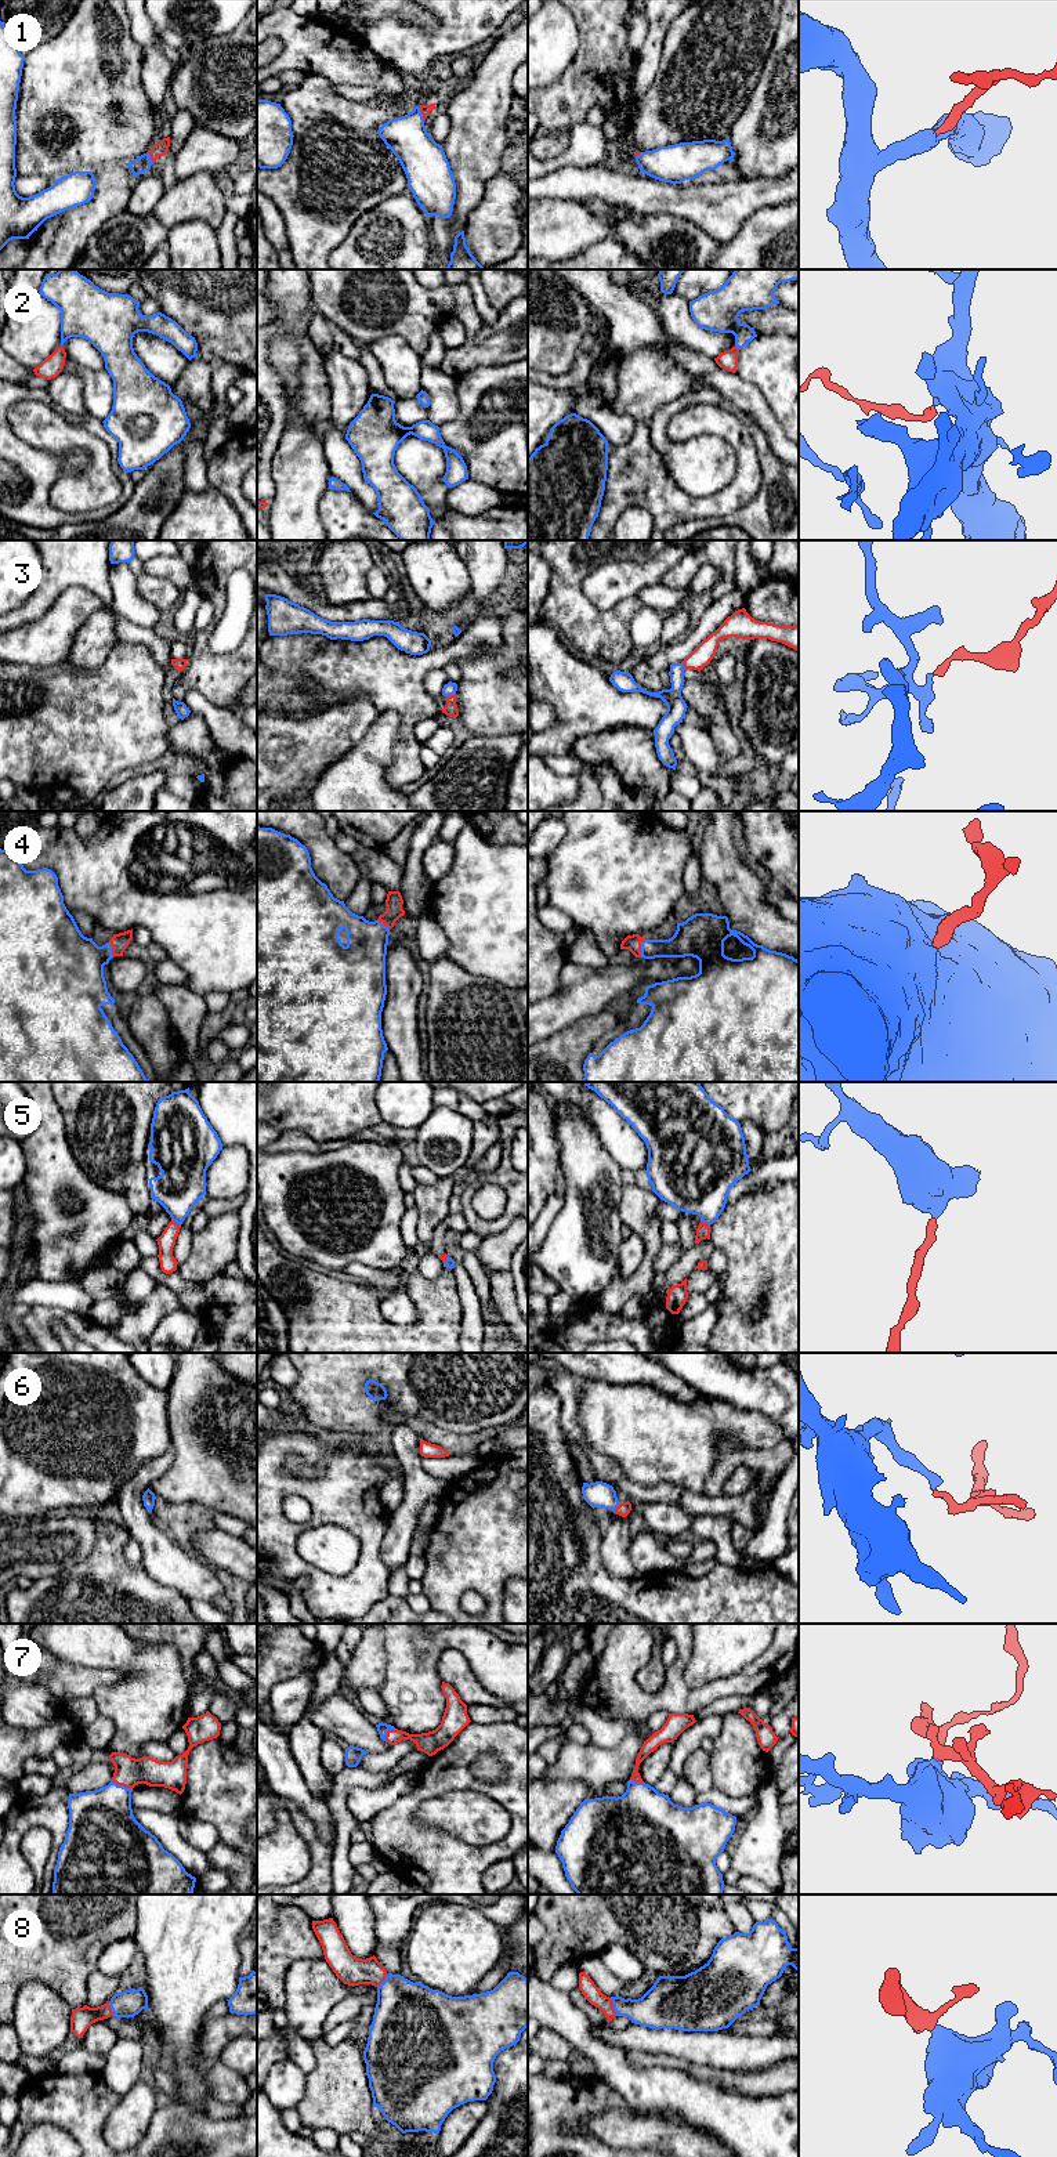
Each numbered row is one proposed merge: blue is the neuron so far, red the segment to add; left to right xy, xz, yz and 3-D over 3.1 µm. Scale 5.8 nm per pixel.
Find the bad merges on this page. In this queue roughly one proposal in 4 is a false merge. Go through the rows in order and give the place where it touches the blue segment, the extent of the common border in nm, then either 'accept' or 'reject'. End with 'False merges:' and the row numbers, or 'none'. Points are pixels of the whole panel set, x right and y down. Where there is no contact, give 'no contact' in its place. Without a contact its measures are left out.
1: contact xz (420, 112); length 90 nm; accept
2: contact yz (738, 347); length 40 nm; accept
3: contact xz (451, 694); length 60 nm; accept
4: contact yz (641, 948); length 110 nm; accept
5: contact xy (176, 1222); length 70 nm; accept
6: contact yz (616, 1506); length 60 nm; accept
7: contact xy (122, 1785); length 140 nm; accept
8: contact yz (614, 2007); length 110 nm; accept
False merges: none

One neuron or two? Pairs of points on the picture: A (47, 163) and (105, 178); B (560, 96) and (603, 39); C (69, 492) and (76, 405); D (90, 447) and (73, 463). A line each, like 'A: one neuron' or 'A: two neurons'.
A: two neurons
B: one neuron
C: two neurons
D: two neurons

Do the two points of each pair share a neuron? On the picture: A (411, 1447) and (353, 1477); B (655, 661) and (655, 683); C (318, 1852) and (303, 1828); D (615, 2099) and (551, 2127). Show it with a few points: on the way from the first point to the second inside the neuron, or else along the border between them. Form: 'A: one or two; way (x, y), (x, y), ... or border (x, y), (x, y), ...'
A: two; border (391, 1459), (394, 1462)
B: two; border (647, 661), (658, 673)
C: one; way (318, 1846), (308, 1834)
D: one; way (600, 2106), (572, 2106), (567, 2112)

